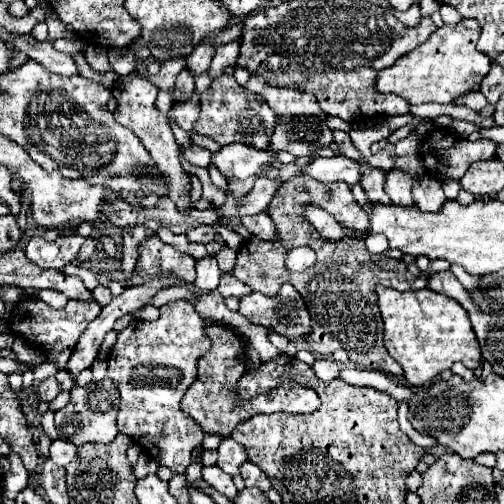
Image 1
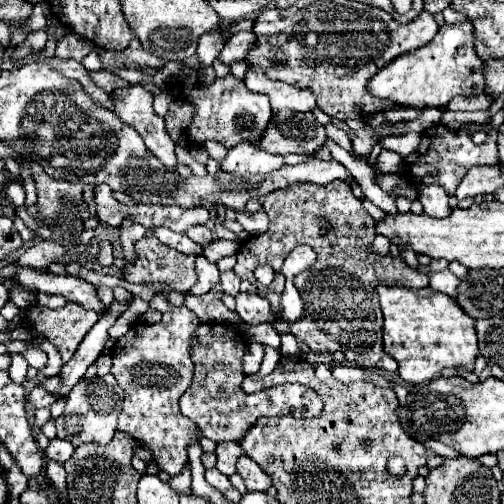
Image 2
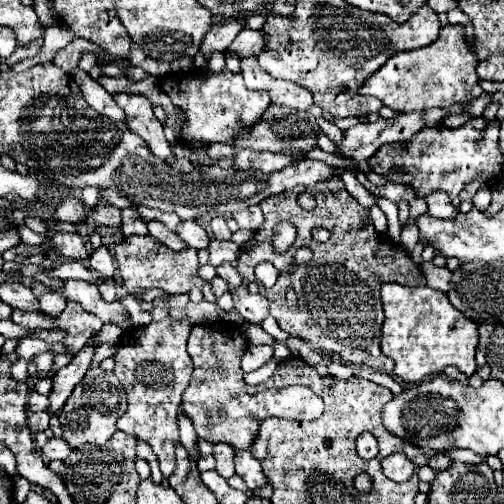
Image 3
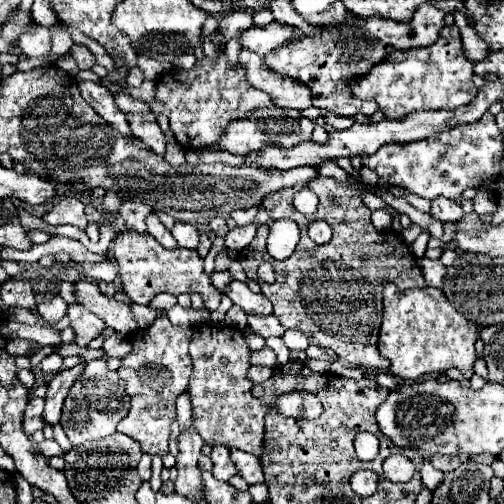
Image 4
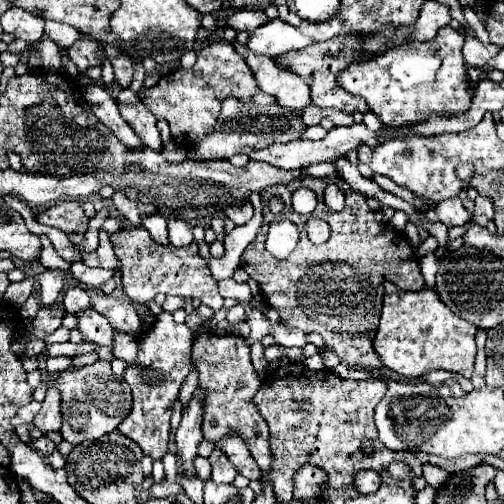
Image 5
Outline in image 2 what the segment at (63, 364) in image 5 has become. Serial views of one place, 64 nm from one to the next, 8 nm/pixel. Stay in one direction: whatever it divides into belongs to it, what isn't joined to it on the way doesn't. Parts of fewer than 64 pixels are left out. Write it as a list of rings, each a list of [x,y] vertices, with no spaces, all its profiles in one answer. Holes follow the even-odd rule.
[[[31,346],[22,353],[22,356],[30,367],[36,368],[39,371],[45,367],[48,360],[46,353],[36,346]]]

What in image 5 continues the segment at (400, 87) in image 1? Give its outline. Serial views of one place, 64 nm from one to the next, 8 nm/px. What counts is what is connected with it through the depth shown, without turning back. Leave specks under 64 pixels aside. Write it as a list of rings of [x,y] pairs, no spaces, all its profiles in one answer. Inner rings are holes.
[[[450,26],[440,28],[432,42],[408,42],[388,48],[380,56],[352,62],[340,72],[340,88],[362,96],[384,126],[412,126],[432,114],[454,116],[470,108],[472,94],[466,90],[466,68],[462,58],[464,38]]]

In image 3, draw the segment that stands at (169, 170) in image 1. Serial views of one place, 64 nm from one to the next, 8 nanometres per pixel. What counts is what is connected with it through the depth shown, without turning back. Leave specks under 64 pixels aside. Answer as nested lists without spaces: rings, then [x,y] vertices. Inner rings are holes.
[[[116,94],[114,100],[126,112],[128,128],[140,138],[144,138],[144,142],[148,144],[154,156],[162,160],[168,160],[174,156],[172,146],[164,138],[164,128],[160,120],[154,116],[152,104],[148,102],[148,98],[136,96],[136,94]]]

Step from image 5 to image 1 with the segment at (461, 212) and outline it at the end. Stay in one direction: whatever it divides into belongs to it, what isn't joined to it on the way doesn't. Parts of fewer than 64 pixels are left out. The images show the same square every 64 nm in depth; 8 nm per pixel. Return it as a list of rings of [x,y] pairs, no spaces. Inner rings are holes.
[[[430,178],[416,180],[412,188],[412,196],[414,196],[414,204],[424,212],[440,212],[440,206],[444,206],[446,200],[442,184]]]

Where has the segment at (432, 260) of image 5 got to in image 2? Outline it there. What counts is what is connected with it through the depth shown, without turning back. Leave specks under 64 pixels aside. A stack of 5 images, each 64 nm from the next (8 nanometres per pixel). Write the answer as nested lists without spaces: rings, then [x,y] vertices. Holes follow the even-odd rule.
[[[440,270],[440,272],[426,272],[430,276],[430,288],[436,292],[444,292],[448,296],[452,296],[456,292],[456,286],[460,284],[460,280],[450,272],[450,270]]]

